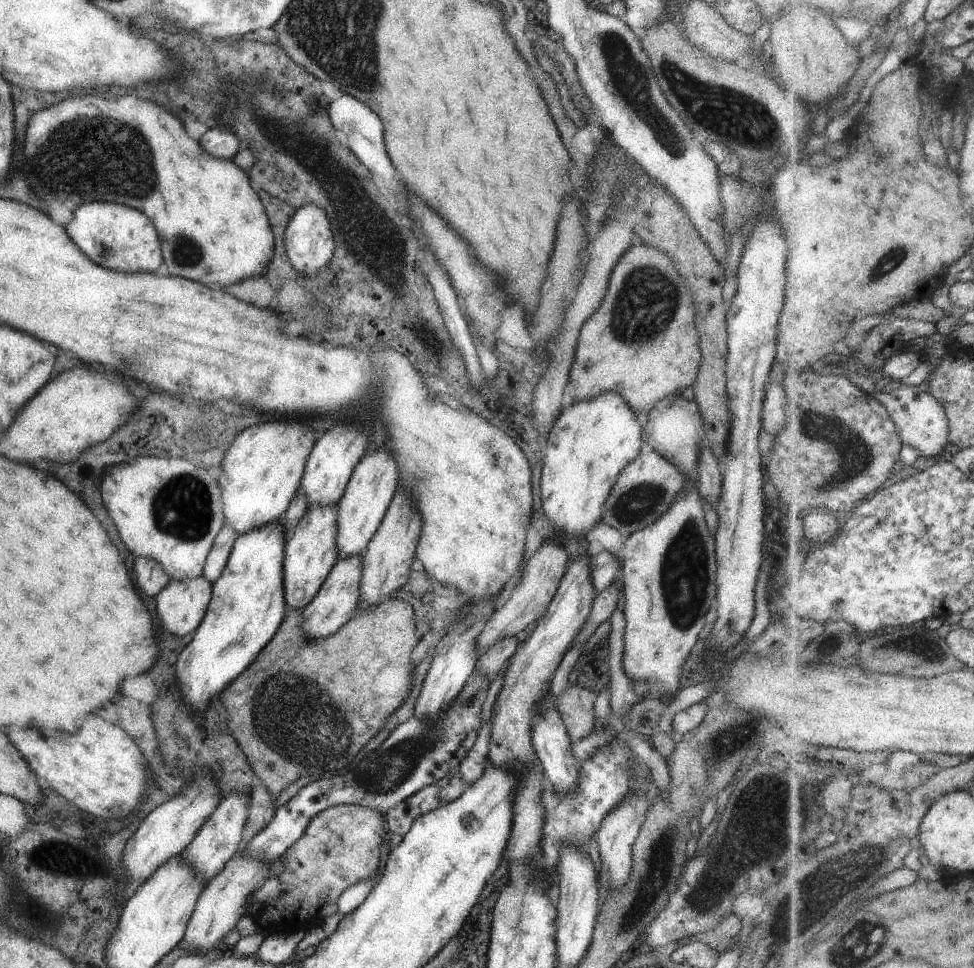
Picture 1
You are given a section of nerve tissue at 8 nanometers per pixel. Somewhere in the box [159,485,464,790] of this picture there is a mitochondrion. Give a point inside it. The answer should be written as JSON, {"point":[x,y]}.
{"point":[289,717]}

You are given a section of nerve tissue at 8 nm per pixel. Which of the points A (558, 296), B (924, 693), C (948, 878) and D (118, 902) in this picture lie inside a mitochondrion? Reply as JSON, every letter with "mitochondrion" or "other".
{"A":"other","B":"other","C":"other","D":"other"}

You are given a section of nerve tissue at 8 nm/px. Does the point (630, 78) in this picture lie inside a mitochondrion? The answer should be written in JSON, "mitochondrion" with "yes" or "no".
{"mitochondrion":"yes"}

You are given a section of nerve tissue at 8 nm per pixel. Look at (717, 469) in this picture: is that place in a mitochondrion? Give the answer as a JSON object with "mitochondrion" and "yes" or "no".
{"mitochondrion":"no"}

